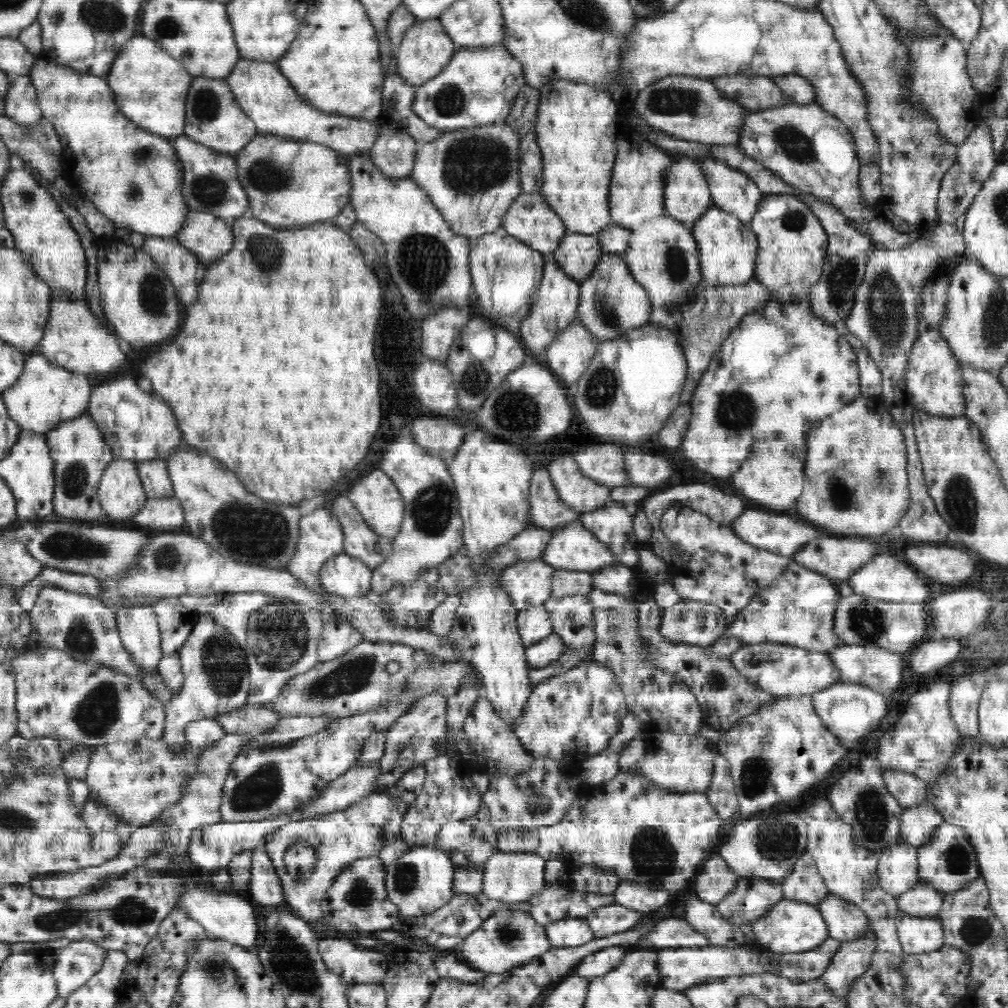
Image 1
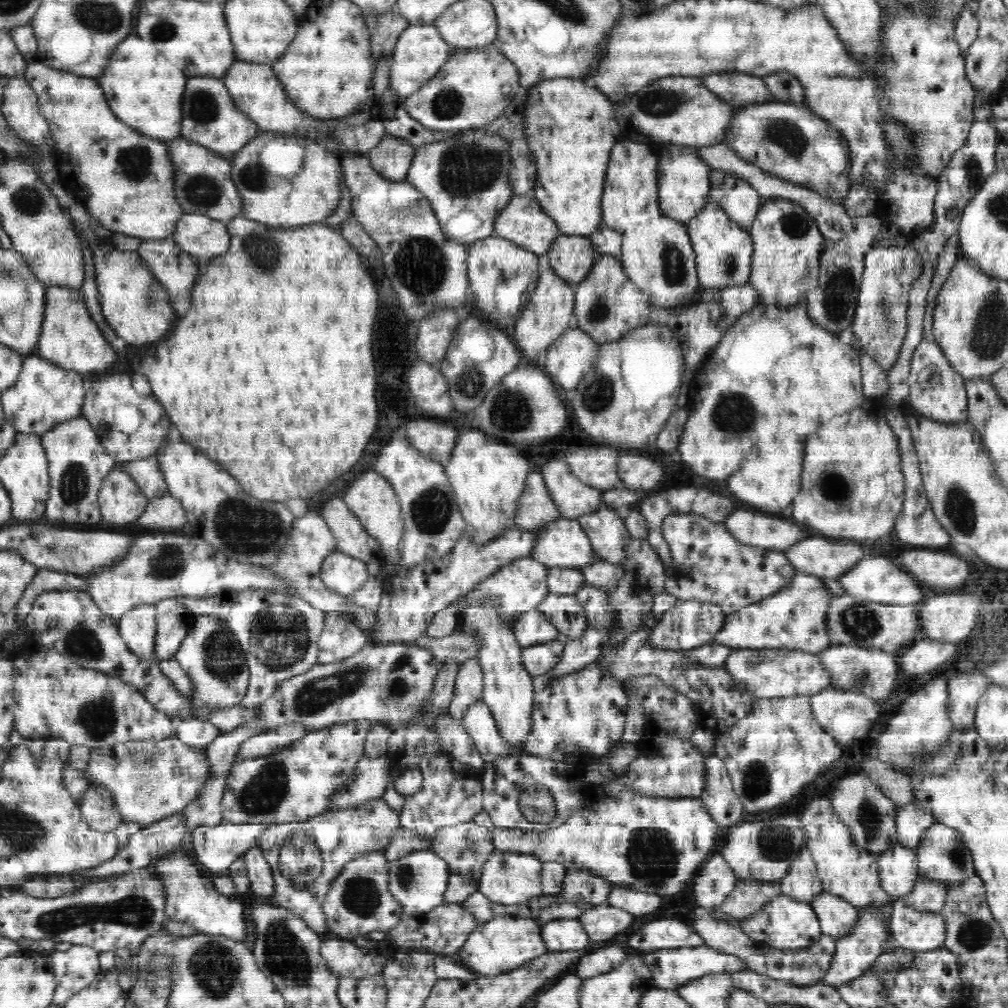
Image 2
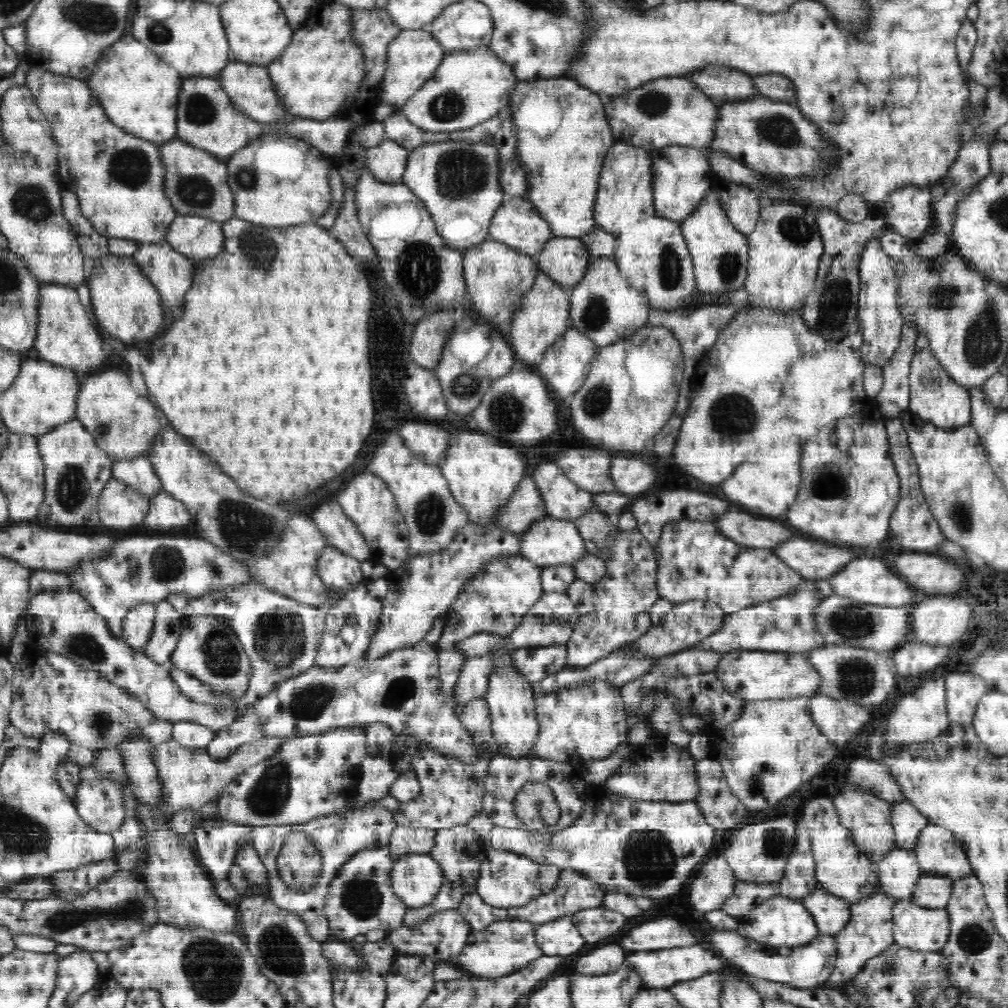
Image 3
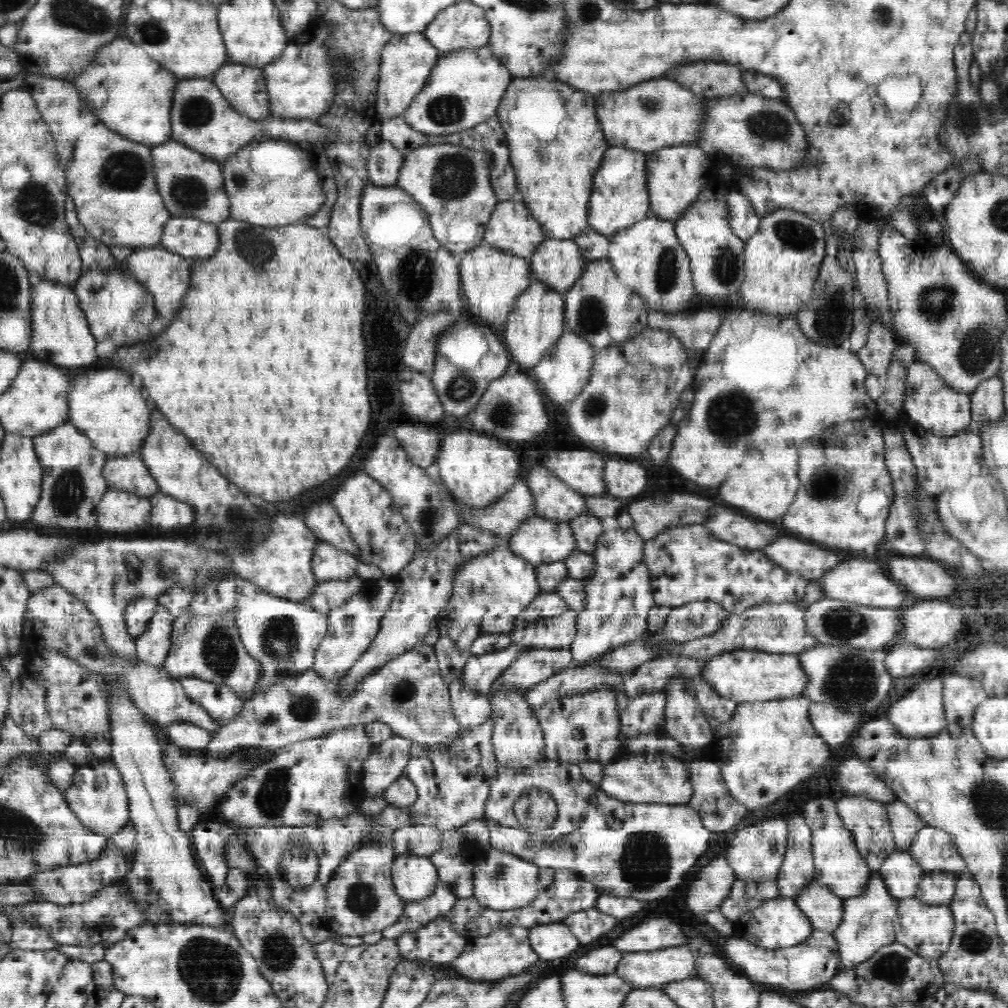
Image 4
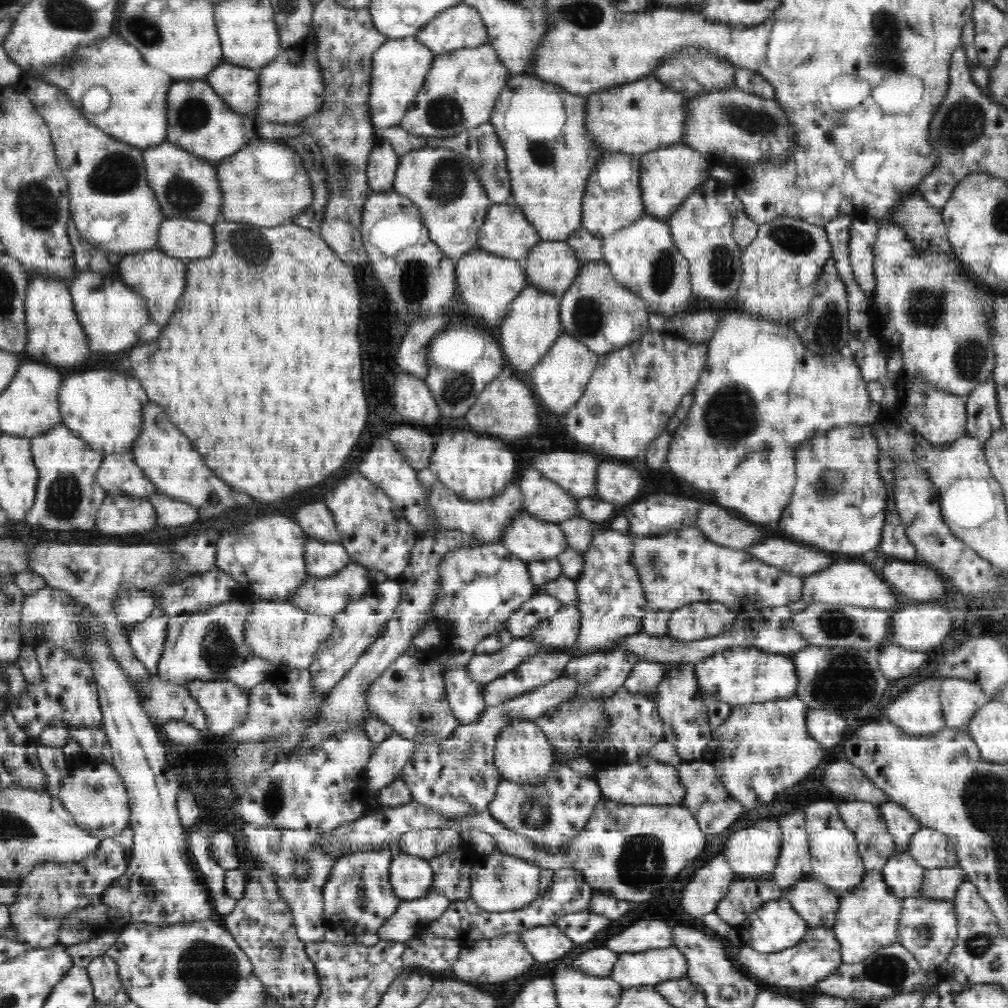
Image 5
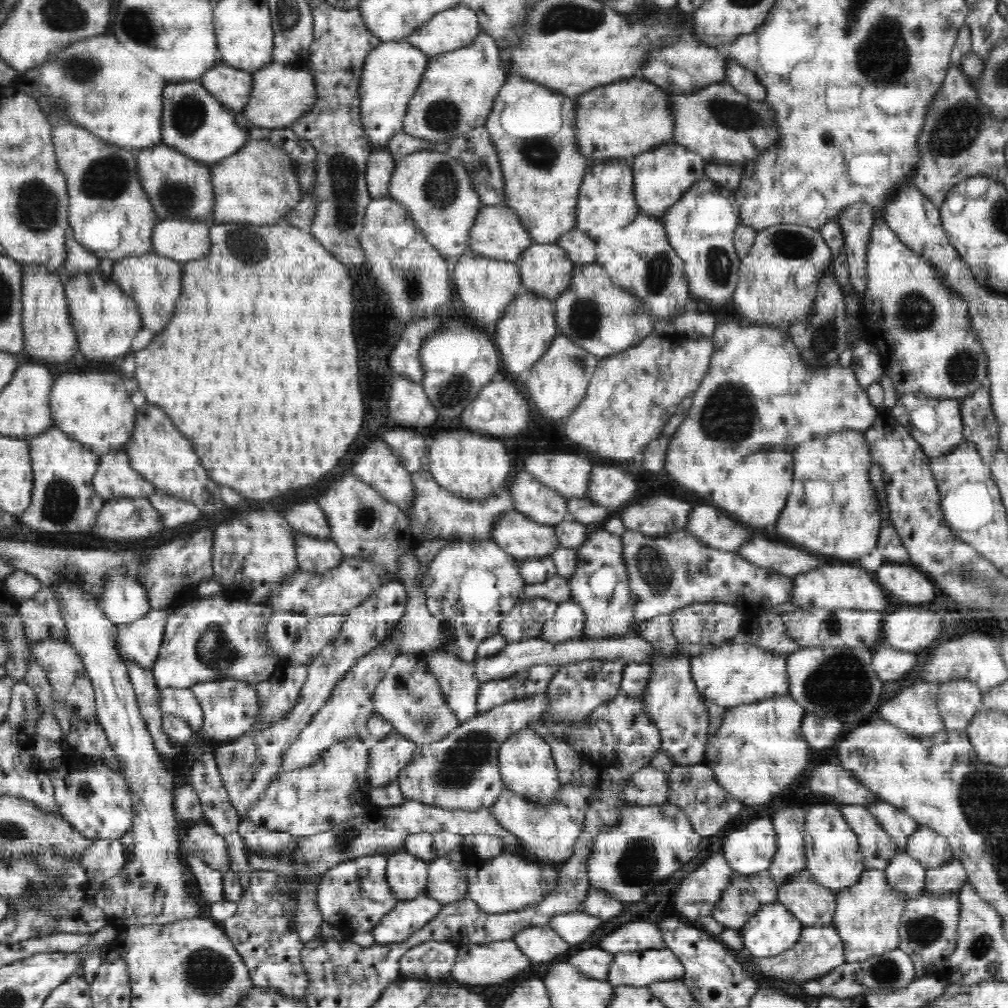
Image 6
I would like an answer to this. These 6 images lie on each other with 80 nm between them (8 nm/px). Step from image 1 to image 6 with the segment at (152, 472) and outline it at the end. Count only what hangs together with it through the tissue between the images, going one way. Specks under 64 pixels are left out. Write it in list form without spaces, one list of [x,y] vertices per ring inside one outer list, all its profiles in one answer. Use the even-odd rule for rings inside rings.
[[[123,451],[101,455],[93,476],[93,487],[102,500],[148,498],[156,492],[155,486],[130,466]]]

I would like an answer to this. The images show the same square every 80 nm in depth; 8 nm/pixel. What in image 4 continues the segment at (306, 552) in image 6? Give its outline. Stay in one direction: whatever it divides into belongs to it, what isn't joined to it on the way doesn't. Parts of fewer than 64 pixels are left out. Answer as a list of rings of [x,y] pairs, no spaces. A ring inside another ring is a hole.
[[[320,542],[315,546],[311,565],[317,582],[328,582],[352,577],[358,561],[348,551]]]

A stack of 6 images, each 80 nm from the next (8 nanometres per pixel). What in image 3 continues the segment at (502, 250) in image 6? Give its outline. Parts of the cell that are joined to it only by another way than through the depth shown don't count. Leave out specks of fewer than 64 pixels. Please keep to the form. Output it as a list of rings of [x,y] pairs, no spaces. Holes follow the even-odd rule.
[[[520,195],[508,197],[498,207],[490,223],[487,236],[487,239],[504,243],[510,249],[516,249],[522,254],[530,255],[540,253],[544,246],[546,246],[546,242],[552,240],[552,238],[554,236],[552,236],[549,222],[544,220],[535,211],[528,198]]]

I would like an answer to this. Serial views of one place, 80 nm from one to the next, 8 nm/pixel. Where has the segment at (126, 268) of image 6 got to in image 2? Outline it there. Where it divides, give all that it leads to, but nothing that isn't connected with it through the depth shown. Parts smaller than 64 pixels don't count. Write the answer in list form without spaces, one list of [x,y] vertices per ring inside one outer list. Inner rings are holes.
[[[171,238],[142,241],[137,250],[140,260],[149,267],[149,271],[161,282],[169,296],[169,303],[176,314],[186,314],[190,304],[190,290],[201,271],[193,257],[182,251]]]

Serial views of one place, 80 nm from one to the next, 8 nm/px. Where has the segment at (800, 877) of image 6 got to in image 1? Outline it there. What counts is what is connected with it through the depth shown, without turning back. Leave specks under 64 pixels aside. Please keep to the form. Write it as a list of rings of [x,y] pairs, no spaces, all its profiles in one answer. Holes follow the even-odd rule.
[[[828,895],[817,904],[826,923],[830,938],[850,942],[867,933],[871,920],[868,915],[850,901],[836,895]]]

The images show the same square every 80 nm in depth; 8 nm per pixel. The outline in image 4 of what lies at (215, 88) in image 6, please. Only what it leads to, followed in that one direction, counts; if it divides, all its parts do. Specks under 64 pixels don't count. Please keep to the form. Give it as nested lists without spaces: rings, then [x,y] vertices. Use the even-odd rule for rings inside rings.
[[[227,62],[210,79],[233,110],[258,121],[272,118],[262,68]]]

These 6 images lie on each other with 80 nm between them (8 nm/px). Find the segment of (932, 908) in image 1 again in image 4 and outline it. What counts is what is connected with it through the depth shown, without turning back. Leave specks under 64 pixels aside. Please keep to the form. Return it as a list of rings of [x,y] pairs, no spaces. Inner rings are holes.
[[[938,870],[925,872],[914,897],[927,905],[950,905],[957,882],[958,874]]]

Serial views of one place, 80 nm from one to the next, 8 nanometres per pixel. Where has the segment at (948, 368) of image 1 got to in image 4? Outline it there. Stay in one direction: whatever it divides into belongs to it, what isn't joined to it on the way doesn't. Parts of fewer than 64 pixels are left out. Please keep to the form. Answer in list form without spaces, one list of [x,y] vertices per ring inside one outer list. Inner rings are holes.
[[[914,361],[907,368],[907,380],[903,402],[904,416],[909,417],[912,424],[917,423],[922,428],[931,430],[932,434],[938,436],[954,436],[954,434],[958,434],[958,432],[969,428],[971,424],[971,400],[969,395],[969,393],[946,387],[944,379],[940,378],[939,375],[931,369],[931,366],[928,366],[925,362]]]

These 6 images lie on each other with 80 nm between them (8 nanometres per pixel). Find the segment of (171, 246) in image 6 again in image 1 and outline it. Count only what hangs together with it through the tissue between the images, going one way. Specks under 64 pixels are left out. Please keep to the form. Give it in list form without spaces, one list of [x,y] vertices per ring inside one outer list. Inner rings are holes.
[[[189,210],[181,229],[174,237],[208,267],[217,257],[232,249],[233,236],[230,222],[207,212]]]

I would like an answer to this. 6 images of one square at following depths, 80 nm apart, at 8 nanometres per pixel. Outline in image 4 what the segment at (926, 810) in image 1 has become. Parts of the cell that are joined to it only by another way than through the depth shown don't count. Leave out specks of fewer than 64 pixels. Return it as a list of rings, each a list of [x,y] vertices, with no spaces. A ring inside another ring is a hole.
[[[894,800],[885,805],[896,848],[908,851],[916,833],[926,824],[905,802]]]

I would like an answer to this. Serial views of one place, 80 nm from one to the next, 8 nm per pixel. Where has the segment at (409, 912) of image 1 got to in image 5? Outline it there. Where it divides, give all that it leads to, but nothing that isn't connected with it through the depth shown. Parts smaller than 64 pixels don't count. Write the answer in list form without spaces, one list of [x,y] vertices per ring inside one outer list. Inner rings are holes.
[[[394,853],[389,879],[398,898],[407,901],[425,897],[432,890],[433,876],[429,859]]]

